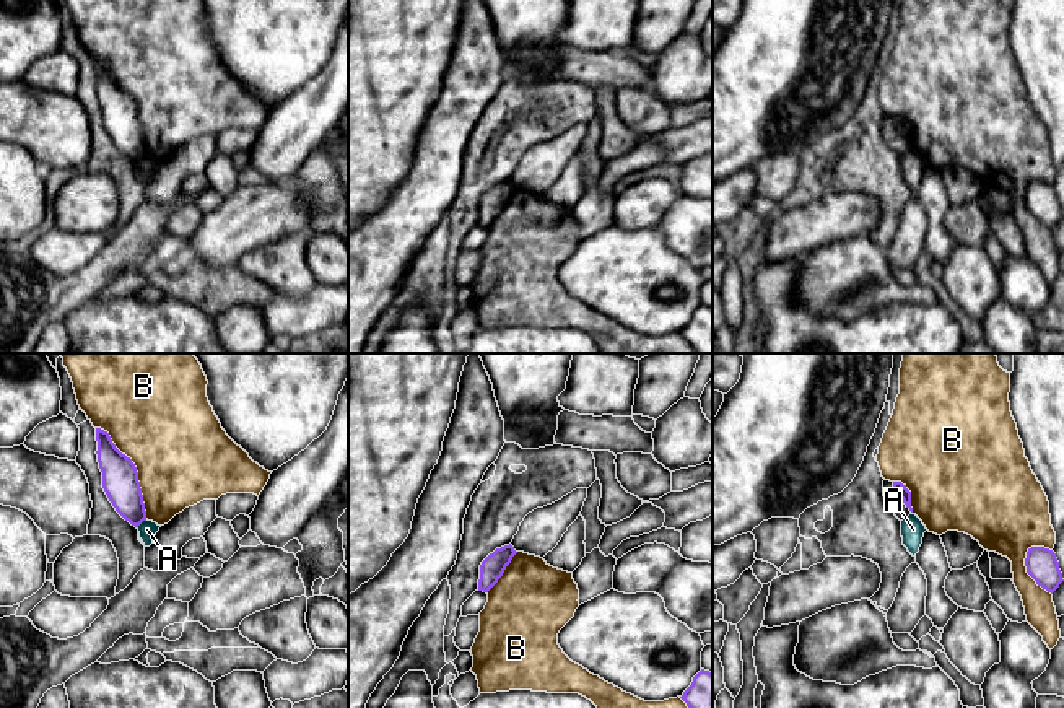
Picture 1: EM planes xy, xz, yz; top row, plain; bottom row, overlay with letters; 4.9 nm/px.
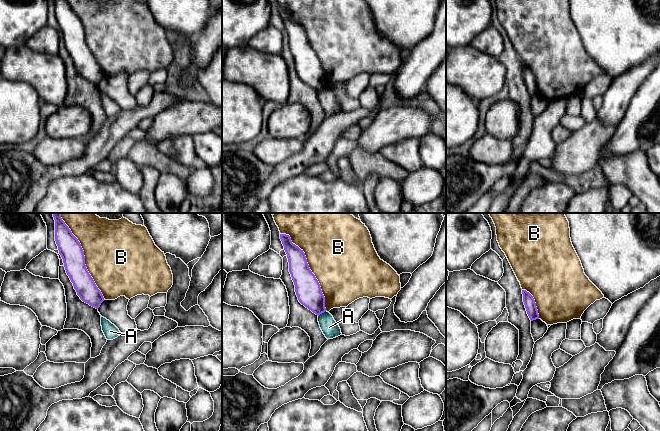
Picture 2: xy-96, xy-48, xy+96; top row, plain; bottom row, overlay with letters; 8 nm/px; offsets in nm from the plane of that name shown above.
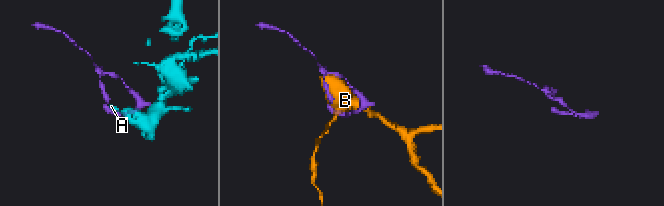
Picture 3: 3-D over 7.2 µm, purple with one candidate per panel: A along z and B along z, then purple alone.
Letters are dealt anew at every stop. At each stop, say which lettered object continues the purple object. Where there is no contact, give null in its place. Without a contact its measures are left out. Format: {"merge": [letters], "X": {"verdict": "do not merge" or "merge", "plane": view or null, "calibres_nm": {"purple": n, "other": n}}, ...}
{"merge": [], "A": {"verdict": "do not merge", "plane": "xy", "calibres_nm": {"purple": 180, "other": 90}}, "B": {"verdict": "do not merge", "plane": "xy", "calibres_nm": {"purple": 180, "other": 480}}}

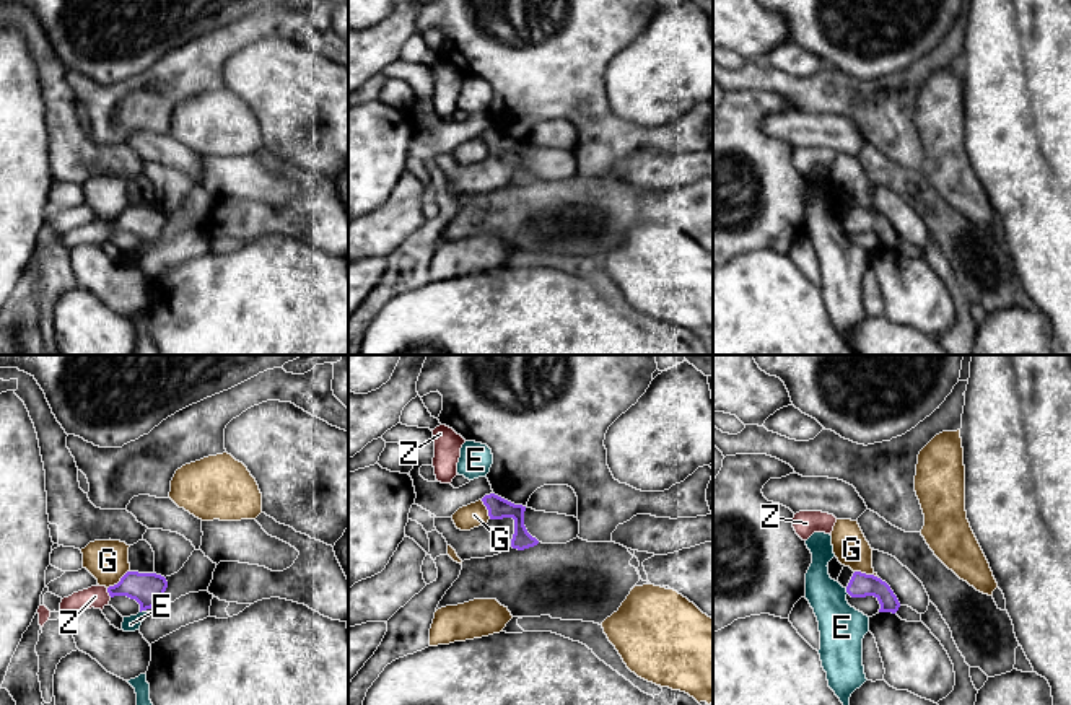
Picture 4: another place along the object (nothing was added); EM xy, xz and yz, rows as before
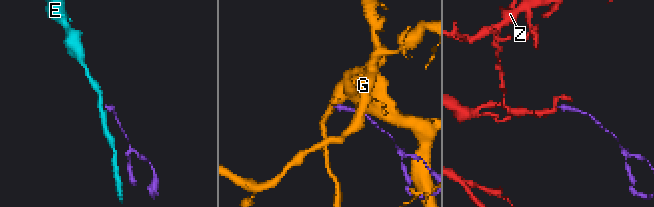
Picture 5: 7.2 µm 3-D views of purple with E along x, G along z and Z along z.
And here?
{"merge": ["Z"], "E": {"verdict": "do not merge", "plane": "yz", "calibres_nm": {"purple": 120, "other": 220}}, "G": {"verdict": "do not merge", "plane": "xy", "calibres_nm": {"purple": 160, "other": 200}}, "Z": {"verdict": "merge", "plane": "xy", "calibres_nm": {"purple": 160, "other": 110}}}

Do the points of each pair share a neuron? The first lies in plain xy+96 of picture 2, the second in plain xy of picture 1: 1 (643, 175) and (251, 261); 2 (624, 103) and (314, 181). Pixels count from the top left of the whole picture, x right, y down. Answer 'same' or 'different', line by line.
1: same
2: same

